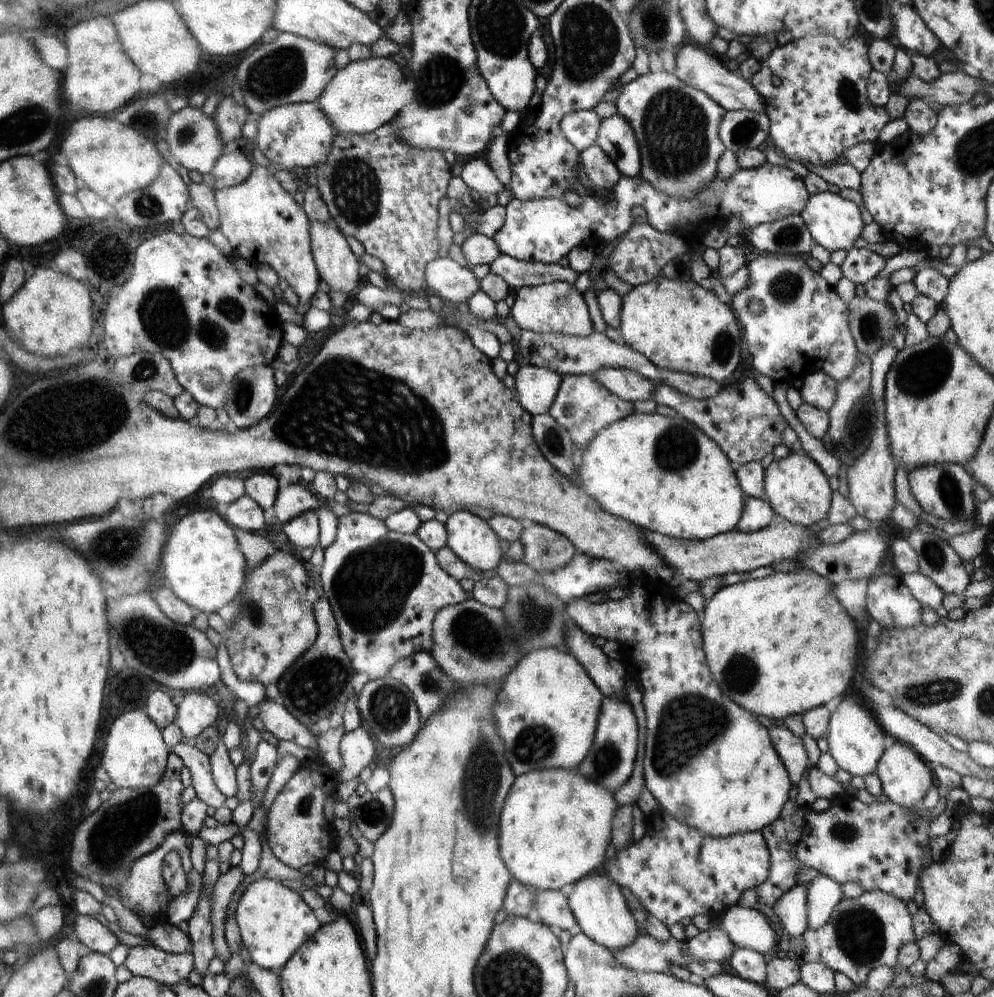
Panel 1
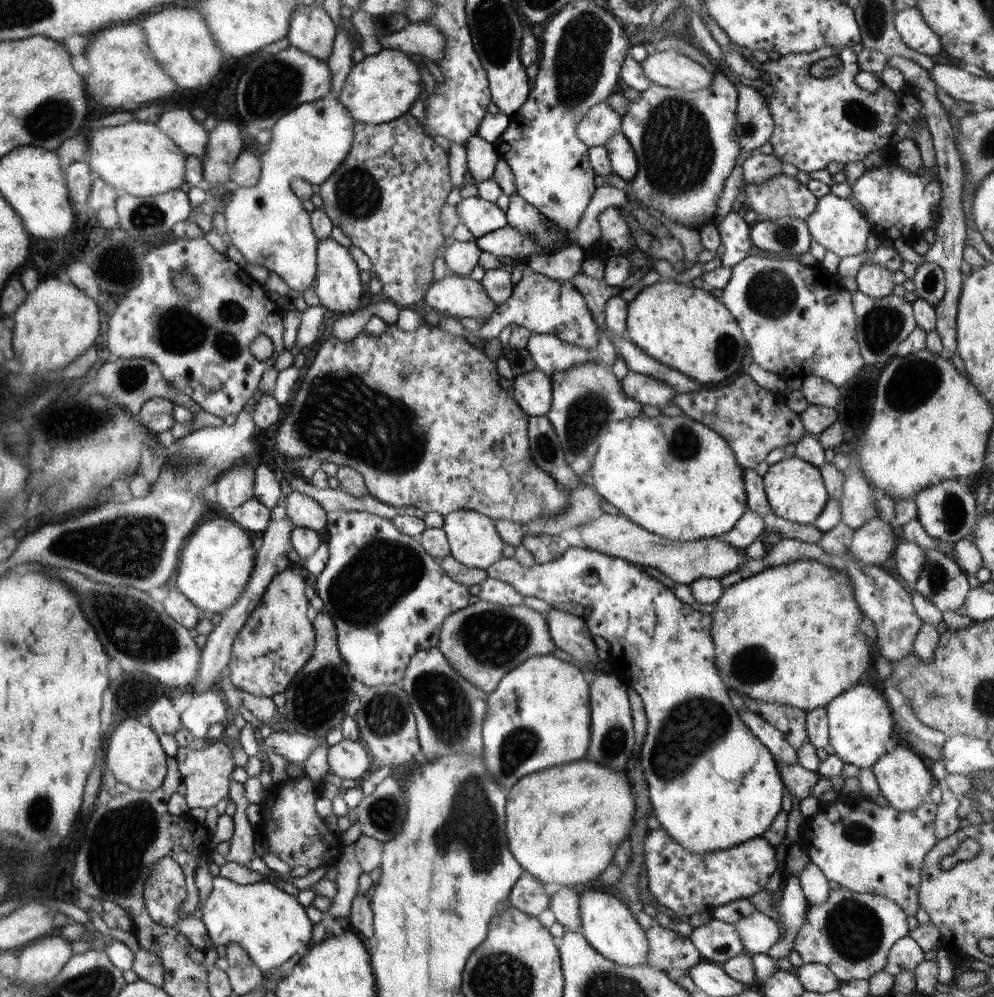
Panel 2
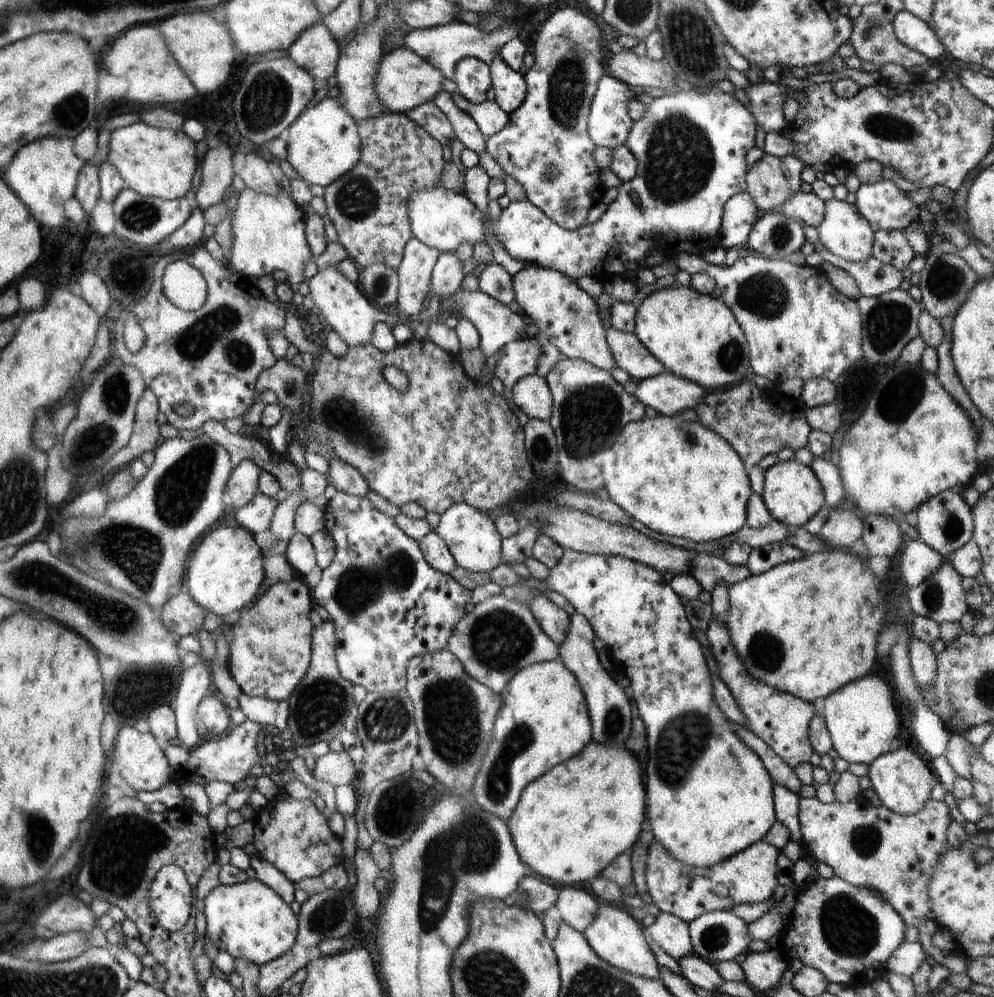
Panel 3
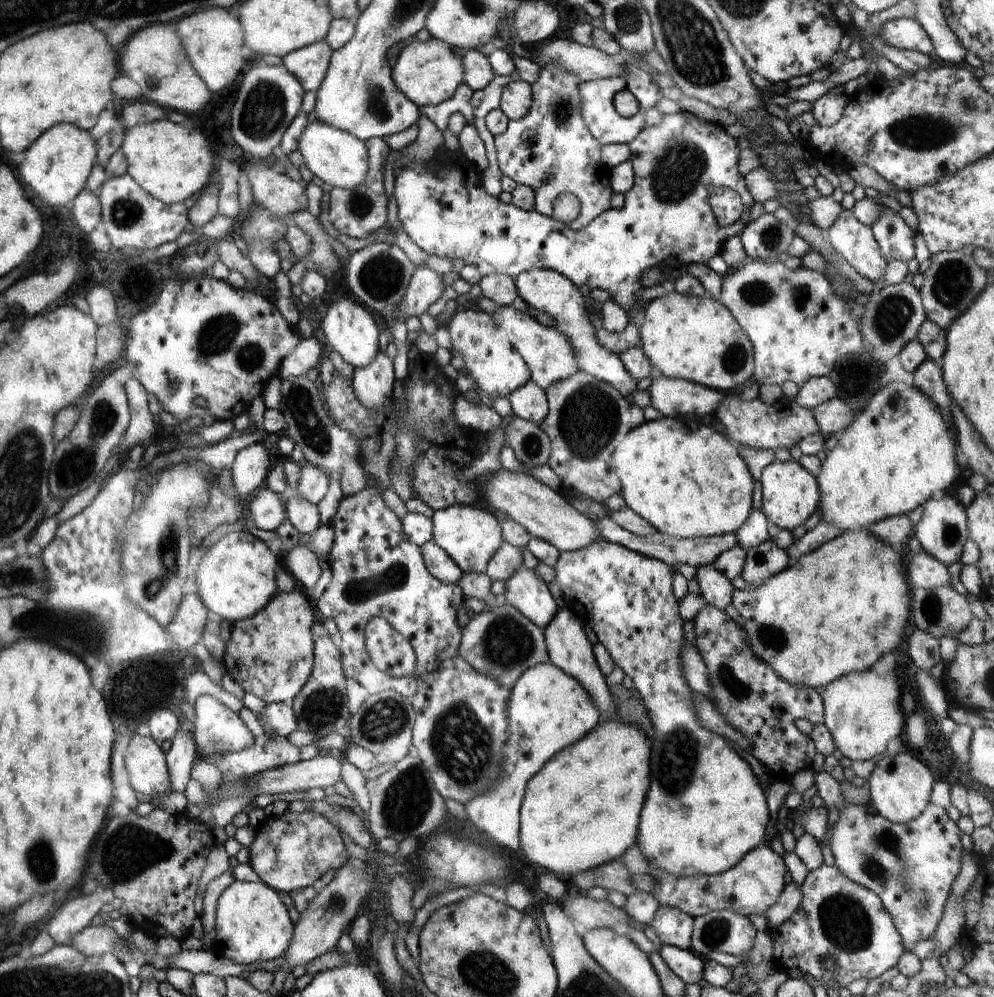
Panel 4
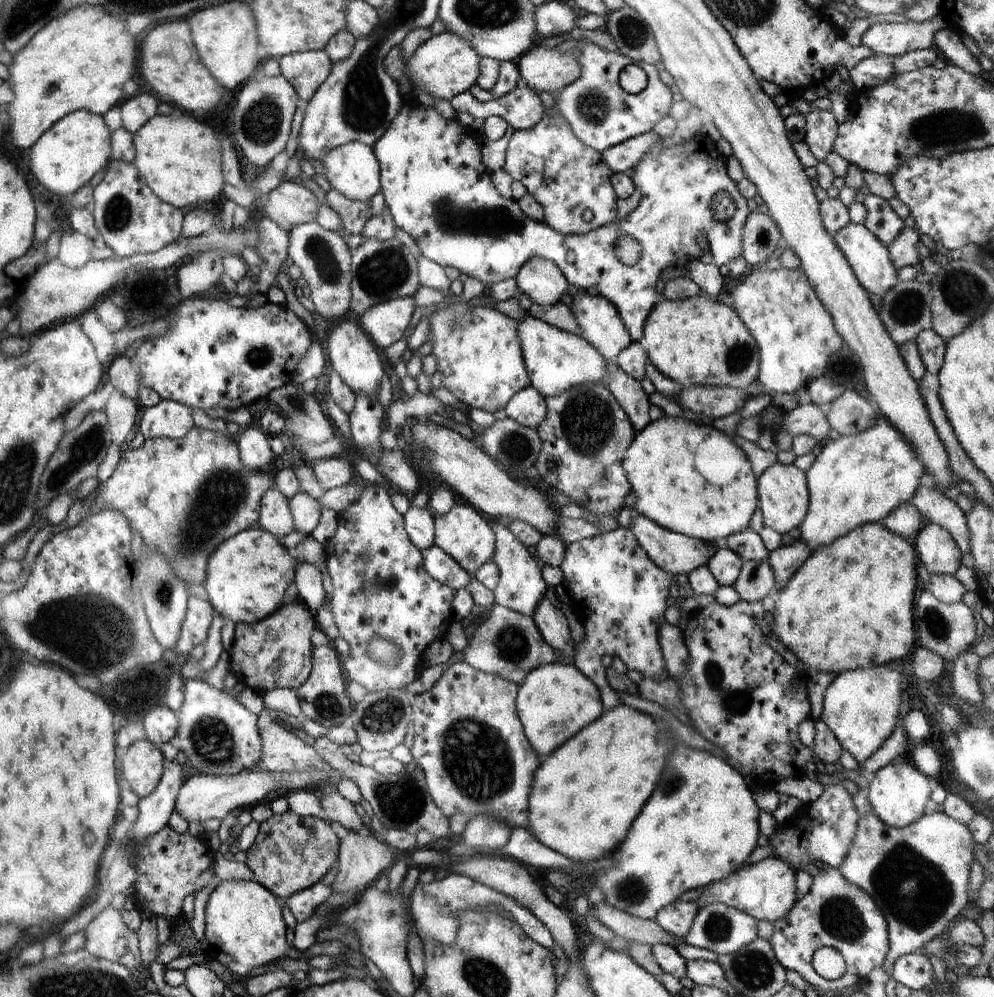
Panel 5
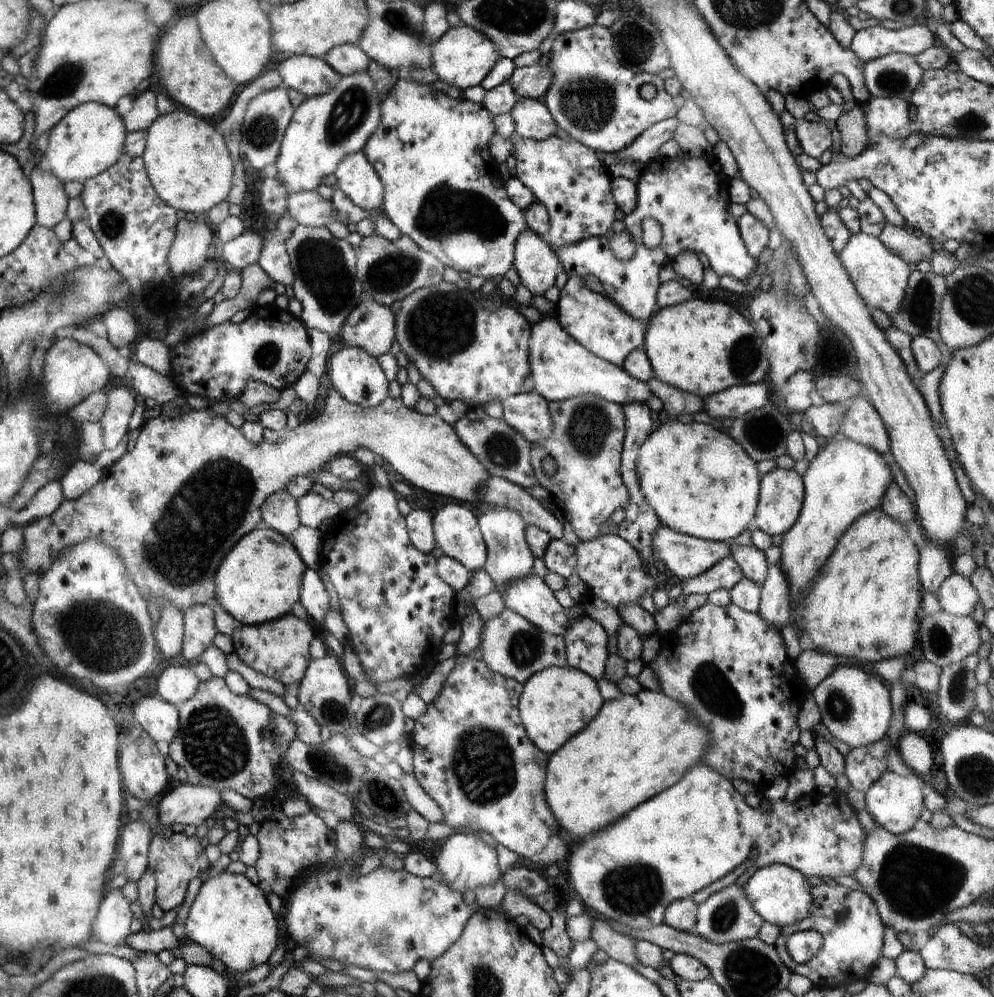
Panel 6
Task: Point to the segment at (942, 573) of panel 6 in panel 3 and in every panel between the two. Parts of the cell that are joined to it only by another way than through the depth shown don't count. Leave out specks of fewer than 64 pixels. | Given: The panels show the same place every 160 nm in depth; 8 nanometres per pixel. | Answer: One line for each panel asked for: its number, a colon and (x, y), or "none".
3: (945, 523)
4: (942, 531)
5: (935, 548)

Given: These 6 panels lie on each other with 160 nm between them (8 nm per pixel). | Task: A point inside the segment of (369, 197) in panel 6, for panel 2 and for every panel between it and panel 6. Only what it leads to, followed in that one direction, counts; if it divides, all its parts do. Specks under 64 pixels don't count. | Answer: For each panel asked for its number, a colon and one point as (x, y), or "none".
2: (267, 224)
3: (323, 144)
4: (338, 158)
5: (353, 169)

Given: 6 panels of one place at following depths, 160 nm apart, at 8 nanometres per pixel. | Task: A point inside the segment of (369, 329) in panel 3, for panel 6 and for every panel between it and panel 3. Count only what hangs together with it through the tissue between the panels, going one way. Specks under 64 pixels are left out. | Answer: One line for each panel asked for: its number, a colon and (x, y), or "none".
4: (349, 327)
5: (352, 354)
6: (357, 376)

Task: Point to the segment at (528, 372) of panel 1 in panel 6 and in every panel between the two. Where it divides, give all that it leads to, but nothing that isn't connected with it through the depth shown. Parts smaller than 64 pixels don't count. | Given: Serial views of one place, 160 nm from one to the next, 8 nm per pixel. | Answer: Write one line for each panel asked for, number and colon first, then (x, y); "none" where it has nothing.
2: (532, 390)
3: (531, 395)
4: (529, 402)
5: (528, 407)
6: (528, 414)

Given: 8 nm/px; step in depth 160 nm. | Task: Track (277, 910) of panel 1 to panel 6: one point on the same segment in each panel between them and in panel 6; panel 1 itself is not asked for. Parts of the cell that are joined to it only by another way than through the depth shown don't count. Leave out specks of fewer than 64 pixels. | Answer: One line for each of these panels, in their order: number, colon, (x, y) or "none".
2: (269, 924)
3: (249, 920)
4: (252, 925)
5: (244, 928)
6: (230, 917)

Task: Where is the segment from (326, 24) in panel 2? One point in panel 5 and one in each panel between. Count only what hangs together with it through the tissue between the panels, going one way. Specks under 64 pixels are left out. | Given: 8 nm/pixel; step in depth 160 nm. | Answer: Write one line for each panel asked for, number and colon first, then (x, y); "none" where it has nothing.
3: (315, 50)
4: (310, 64)
5: (306, 71)

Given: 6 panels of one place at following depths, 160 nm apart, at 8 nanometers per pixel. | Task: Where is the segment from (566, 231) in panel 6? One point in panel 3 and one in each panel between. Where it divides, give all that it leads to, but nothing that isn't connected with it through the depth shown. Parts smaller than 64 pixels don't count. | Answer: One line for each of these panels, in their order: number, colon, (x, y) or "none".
3: (550, 128)
4: (551, 150)
5: (569, 179)

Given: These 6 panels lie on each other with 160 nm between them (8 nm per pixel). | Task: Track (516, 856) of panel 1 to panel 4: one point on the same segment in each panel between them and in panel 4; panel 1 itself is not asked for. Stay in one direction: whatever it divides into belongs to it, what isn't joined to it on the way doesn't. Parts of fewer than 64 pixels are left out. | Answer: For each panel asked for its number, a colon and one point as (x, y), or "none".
2: (563, 826)
3: (570, 824)
4: (582, 810)

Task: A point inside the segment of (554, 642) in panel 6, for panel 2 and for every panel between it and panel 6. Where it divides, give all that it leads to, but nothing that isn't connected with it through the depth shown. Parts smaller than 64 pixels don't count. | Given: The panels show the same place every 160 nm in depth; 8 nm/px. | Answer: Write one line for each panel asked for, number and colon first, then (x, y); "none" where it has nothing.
2: (483, 642)
3: (496, 638)
4: (501, 643)
5: (504, 643)

